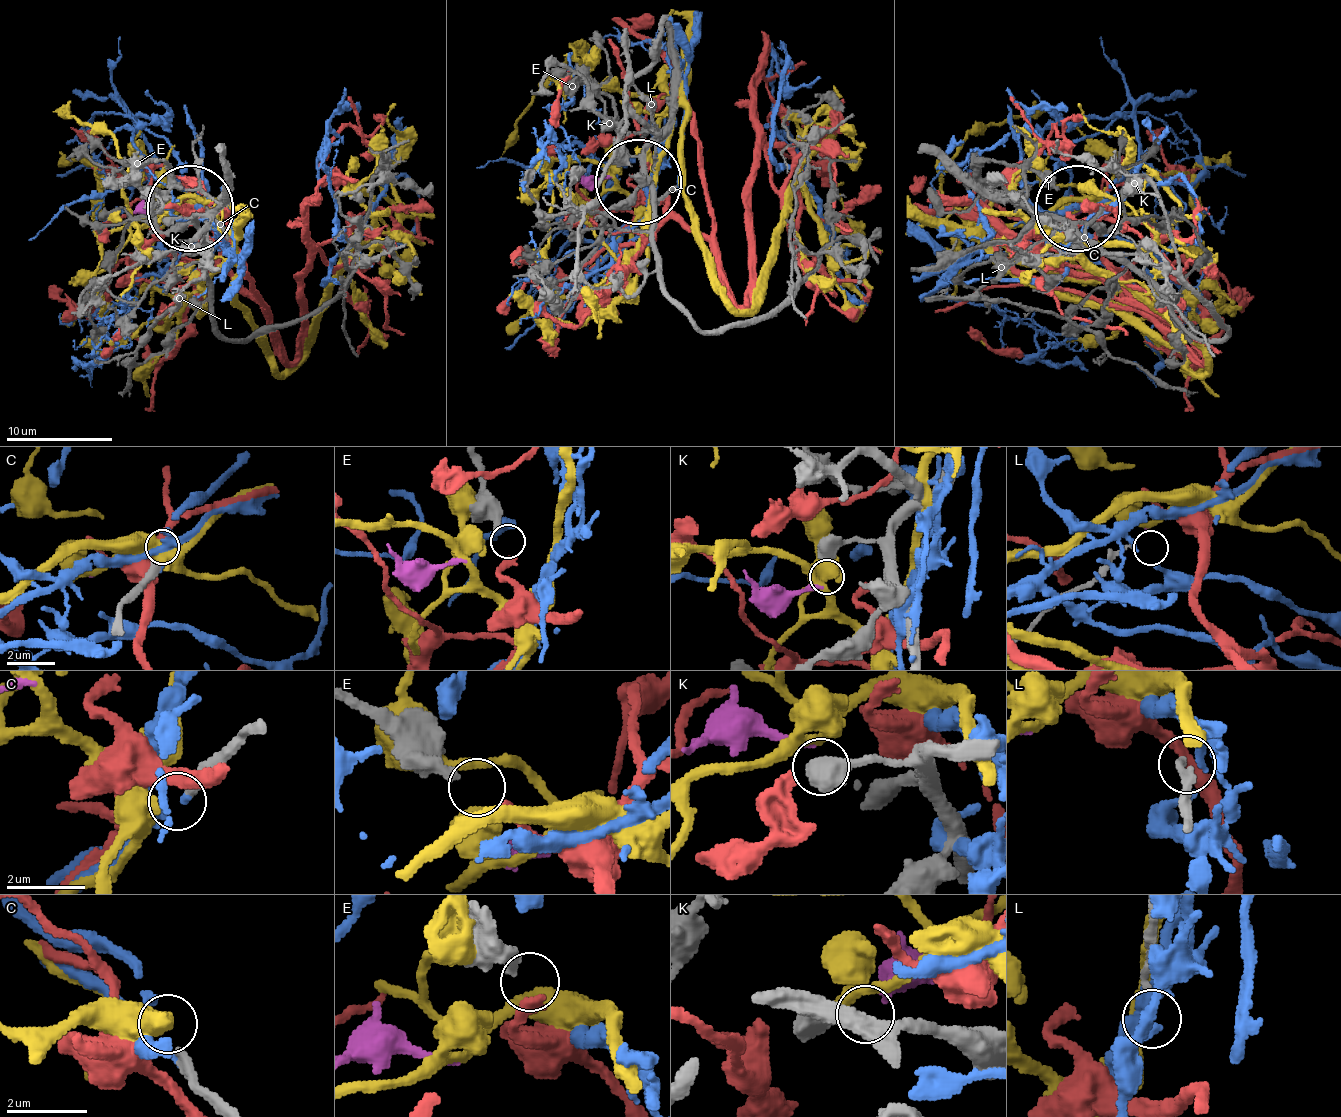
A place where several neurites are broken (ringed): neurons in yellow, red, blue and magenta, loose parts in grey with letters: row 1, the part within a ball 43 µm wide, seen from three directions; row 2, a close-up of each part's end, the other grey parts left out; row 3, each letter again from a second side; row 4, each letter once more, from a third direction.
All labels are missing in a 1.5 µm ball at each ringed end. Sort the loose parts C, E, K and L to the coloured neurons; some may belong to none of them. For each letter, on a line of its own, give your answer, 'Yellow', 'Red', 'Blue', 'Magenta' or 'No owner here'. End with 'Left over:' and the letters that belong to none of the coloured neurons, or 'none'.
C: Blue
E: Red
K: Magenta
L: No owner here
Left over: L

